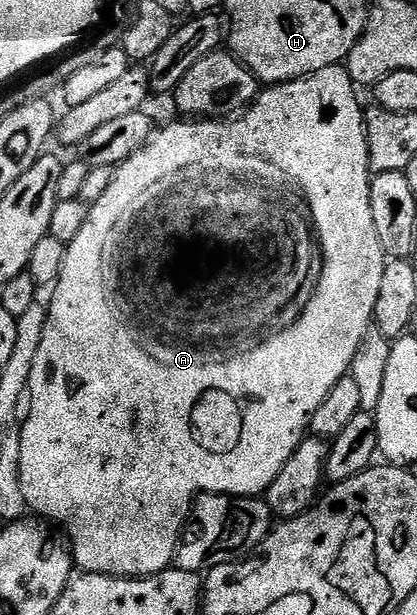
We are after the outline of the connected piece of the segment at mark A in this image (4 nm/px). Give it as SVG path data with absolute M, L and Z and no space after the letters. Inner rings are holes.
M342 64L330 65L307 77L275 83L264 88L251 102L246 112L234 119L179 119L183 121L175 121L172 125L165 126L164 129L163 126L156 128L147 140L147 144L142 145L129 160L114 170L105 195L101 195L101 199L94 201L88 208L85 227L81 227L77 239L73 239L66 245L65 263L61 263L61 275L50 290L52 293L51 301L49 300L47 305L45 331L41 335L41 343L37 347L37 359L33 359L33 371L29 375L27 384L31 406L28 409L26 406L19 431L19 482L21 483L21 495L25 499L28 510L56 526L58 526L57 524L63 525L64 531L71 536L69 549L73 554L74 564L82 572L100 573L110 577L152 577L172 568L183 530L189 521L189 510L192 508L196 496L200 493L217 493L228 497L259 497L266 494L273 479L277 479L277 475L281 475L281 467L285 467L285 463L289 463L293 451L297 451L297 447L304 437L308 436L313 415L317 411L317 407L321 407L321 403L325 403L325 395L329 395L329 391L333 391L333 387L340 379L348 376L353 363L353 355L357 355L357 347L361 347L365 335L372 328L375 320L377 295L381 293L381 275L385 275L385 267L389 260L381 247L381 239L377 239L377 227L373 225L373 207L369 203L369 187L373 170L367 142L367 122L364 106L359 106L359 97L355 92L357 92L357 86L351 80L346 68ZM283 273L292 273L299 285L305 284L306 281L315 285L315 293L309 294L308 297L297 298L292 303L291 309L285 310L284 313Z

